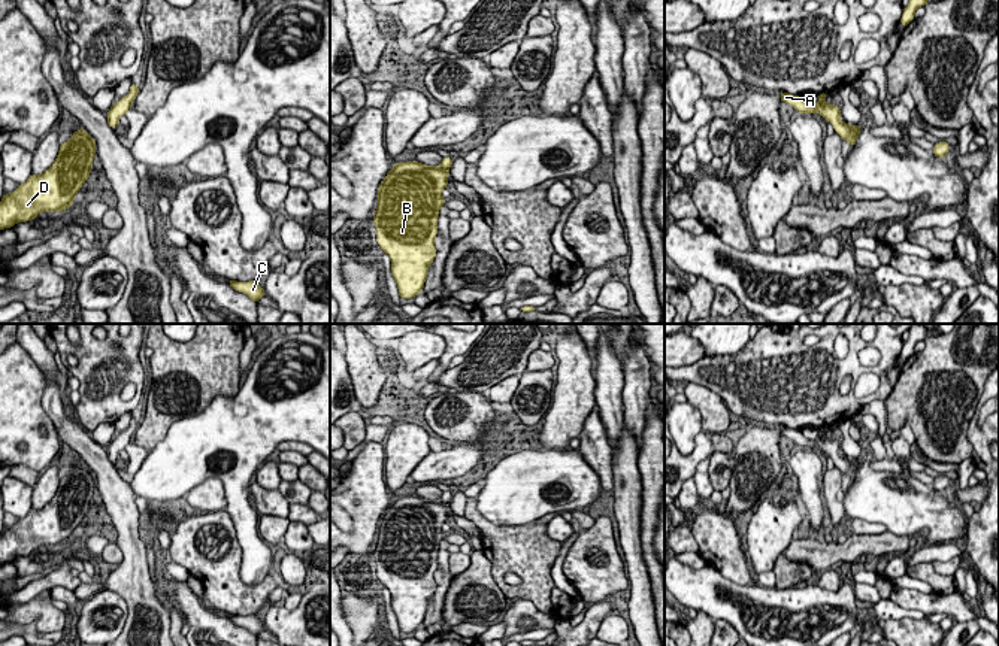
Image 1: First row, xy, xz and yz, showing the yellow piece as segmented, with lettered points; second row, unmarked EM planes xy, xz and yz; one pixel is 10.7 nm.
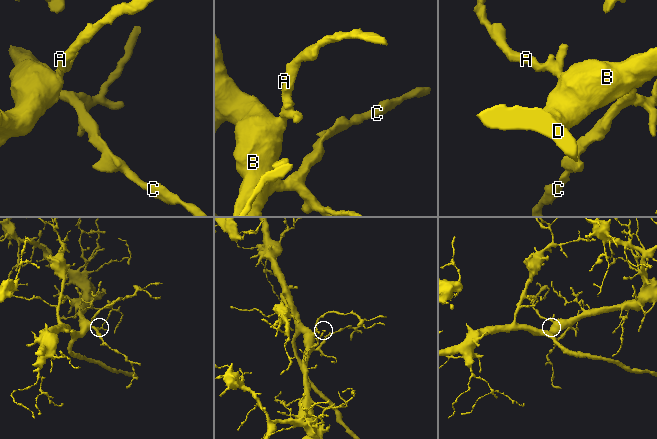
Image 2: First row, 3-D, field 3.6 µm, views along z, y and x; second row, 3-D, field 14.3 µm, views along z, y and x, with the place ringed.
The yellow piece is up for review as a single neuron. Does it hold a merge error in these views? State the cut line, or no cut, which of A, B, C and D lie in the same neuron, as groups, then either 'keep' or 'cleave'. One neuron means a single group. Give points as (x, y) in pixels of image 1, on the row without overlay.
cut none; groups A B C D; keep

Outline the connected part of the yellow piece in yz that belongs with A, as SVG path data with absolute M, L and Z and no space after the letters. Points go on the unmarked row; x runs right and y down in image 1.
M787 427L779 428L781 436L788 437L793 440L796 445L799 445L802 449L803 448L820 448L826 457L830 457L835 462L835 465L841 470L842 474L847 474L851 480L856 480L856 474L859 471L860 461L859 458L850 460L844 458L841 455L841 445L836 439L827 439L826 437L827 427L818 428L818 436L812 440L806 439L800 430L791 430Z

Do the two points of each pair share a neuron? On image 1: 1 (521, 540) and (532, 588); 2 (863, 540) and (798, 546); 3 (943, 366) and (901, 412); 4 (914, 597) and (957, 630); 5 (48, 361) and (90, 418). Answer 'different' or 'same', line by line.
1: same
2: same
3: same
4: different
5: different

